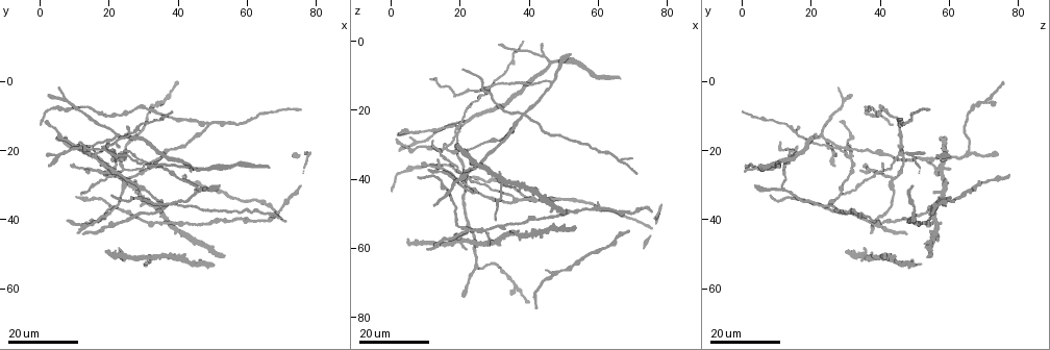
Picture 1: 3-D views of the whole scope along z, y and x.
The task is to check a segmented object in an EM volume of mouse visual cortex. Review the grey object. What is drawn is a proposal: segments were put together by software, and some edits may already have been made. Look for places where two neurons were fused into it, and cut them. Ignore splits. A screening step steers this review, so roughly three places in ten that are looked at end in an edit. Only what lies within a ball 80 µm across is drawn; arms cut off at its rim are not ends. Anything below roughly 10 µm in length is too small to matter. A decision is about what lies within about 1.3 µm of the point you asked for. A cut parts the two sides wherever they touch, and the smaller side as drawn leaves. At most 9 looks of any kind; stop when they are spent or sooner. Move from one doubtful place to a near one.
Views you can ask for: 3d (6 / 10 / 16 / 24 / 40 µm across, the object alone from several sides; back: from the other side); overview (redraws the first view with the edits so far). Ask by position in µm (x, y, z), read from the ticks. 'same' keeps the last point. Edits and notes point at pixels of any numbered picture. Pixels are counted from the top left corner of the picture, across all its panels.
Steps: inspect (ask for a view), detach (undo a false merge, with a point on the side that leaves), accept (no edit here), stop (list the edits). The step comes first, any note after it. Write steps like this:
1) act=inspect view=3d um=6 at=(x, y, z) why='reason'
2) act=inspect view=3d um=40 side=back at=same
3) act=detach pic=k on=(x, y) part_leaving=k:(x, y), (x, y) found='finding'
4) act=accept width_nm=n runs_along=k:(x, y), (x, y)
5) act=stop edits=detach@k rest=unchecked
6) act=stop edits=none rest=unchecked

act=inspect view=3d um=24 at=(29.0, 30.0, 29.0) why='calibre changes'

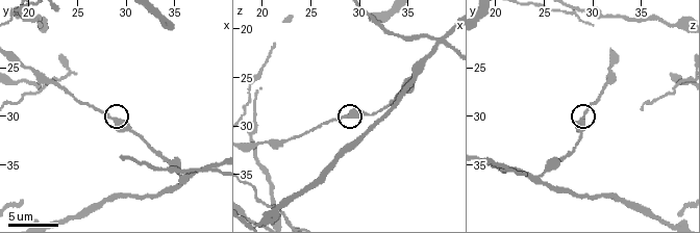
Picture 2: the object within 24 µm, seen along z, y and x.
act=inspect view=3d um=6 at=(28.6, 30.2, 29.0)

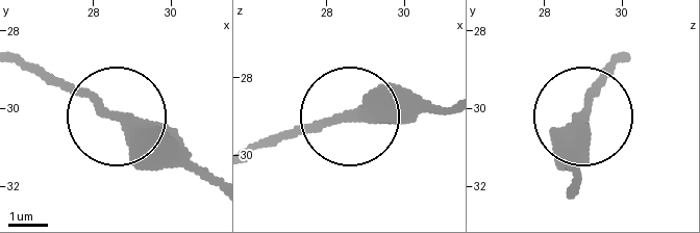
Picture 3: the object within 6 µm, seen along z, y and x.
act=accept runs_along=3:(618, 58), (585, 111), (575, 187) found='all the same neuron'

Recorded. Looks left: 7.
act=inspect view=3d um=10 at=(39.0, 35.2, 21.0) why='four-way junction'

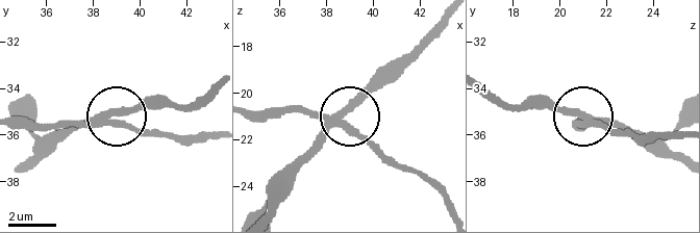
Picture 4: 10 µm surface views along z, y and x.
act=inspect view=3d um=6 at=(38.7, 35.4, 21.1) why='zoom in'

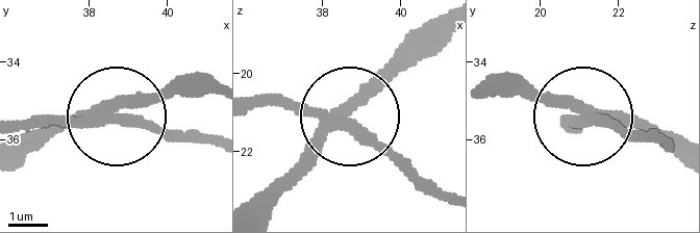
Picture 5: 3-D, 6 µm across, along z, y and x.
act=detach pic=5 on=(47, 115) width_nm=310 part_leaving=5:(107, 119), (214, 138) found='a second neuron is stuck on'

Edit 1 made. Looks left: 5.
act=inspect view=3d um=24 at=(15.0, 21.5, 31.5) why='four arms meet'

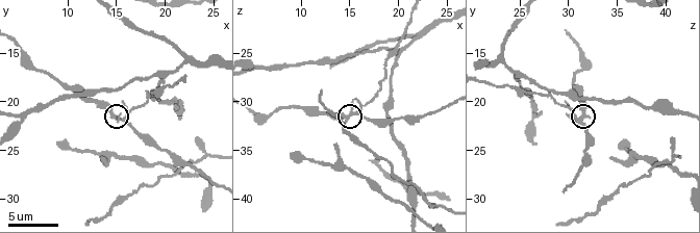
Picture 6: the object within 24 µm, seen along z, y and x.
act=inspect view=3d um=6 at=(15.6, 21.8, 31.2)

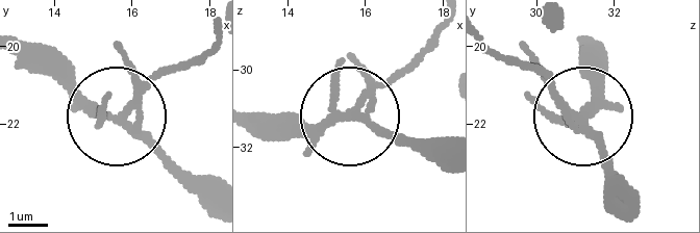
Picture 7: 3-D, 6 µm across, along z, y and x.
act=detach pic=7 on=(124, 57) width_nm=210 found='two neurons meet here'

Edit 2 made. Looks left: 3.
act=inspect view=3d um=24 at=(49.0, 12.5, 45.5) why='three-way junction'

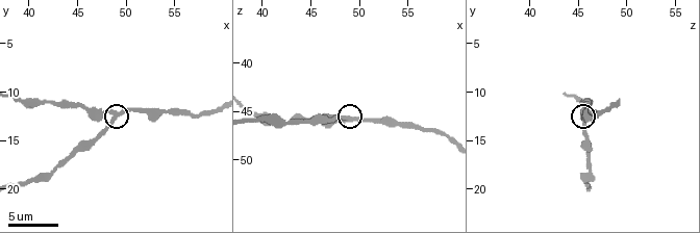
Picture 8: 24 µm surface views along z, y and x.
act=inspect view=3d um=6 at=(49.2, 12.2, 45.8) why='zoom in'

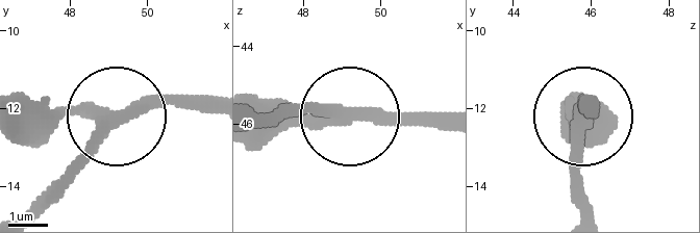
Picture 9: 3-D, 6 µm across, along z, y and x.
act=accept arms=3 found='all the same neuron'

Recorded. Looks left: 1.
act=stop edits=detach@5,detach@7 rest=unchecked

